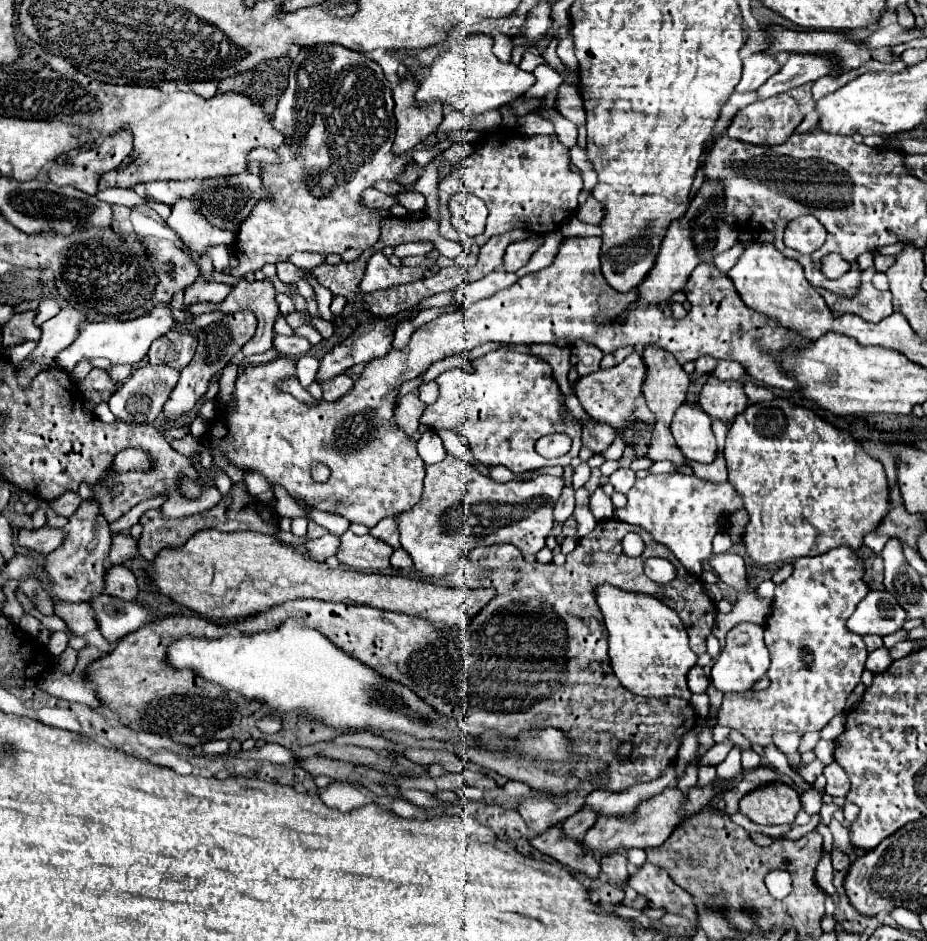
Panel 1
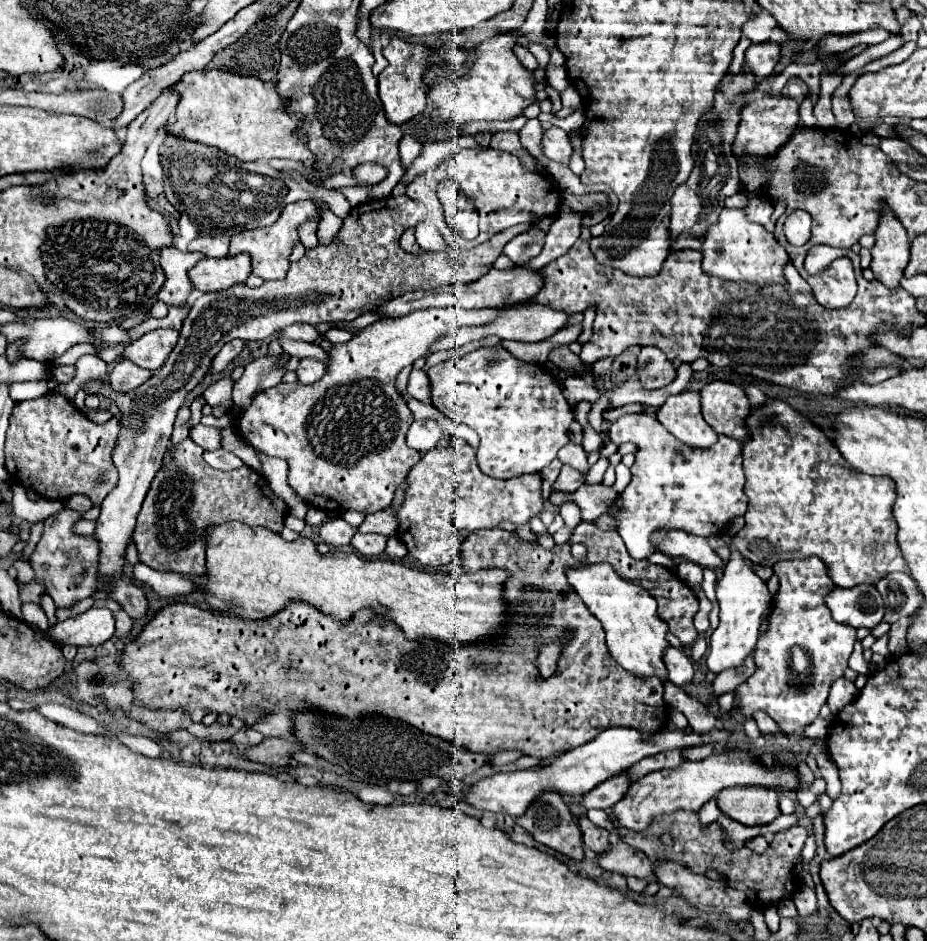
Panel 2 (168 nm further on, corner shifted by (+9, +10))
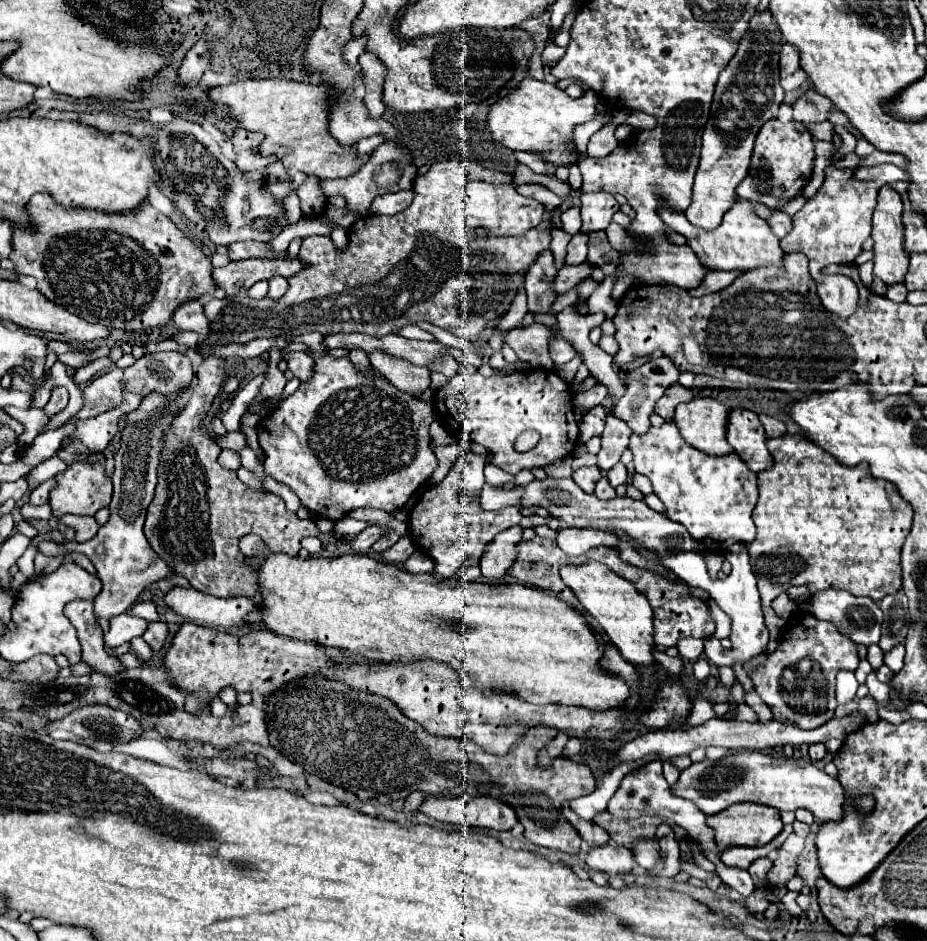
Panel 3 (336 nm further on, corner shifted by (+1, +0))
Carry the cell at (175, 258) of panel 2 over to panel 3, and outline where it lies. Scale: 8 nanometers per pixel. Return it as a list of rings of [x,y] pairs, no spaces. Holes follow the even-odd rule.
[[[191,300],[191,302],[185,302],[183,306],[179,306],[173,316],[173,322],[181,330],[191,330],[201,336],[207,336],[211,332],[209,318],[203,314],[203,306],[199,300]]]

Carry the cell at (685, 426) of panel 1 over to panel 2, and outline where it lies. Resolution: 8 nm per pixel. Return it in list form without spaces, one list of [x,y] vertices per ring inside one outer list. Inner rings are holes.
[[[685,390],[669,396],[657,410],[659,422],[683,444],[693,448],[709,448],[717,442],[717,434],[701,416],[699,392]]]

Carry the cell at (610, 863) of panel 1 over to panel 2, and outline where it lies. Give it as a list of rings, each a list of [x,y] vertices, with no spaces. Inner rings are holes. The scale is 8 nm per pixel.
[[[581,816],[579,818],[579,826],[581,826],[581,832],[583,832],[583,842],[585,846],[595,852],[597,856],[603,854],[611,844],[609,844],[609,832],[605,828],[599,828],[595,826],[587,816]]]

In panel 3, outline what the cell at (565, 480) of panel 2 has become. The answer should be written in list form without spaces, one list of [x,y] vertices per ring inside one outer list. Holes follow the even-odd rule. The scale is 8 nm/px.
[[[583,466],[573,472],[573,480],[583,488],[583,492],[589,492],[589,494],[593,494],[595,484],[601,478],[603,478],[603,472],[599,466]]]

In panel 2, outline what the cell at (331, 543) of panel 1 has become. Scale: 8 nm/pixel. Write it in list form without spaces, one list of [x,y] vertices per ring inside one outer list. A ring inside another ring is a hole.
[[[335,518],[335,520],[327,520],[325,524],[321,524],[319,538],[321,538],[321,542],[325,542],[329,546],[341,548],[351,542],[355,532],[357,532],[357,528],[351,528],[343,518]]]

